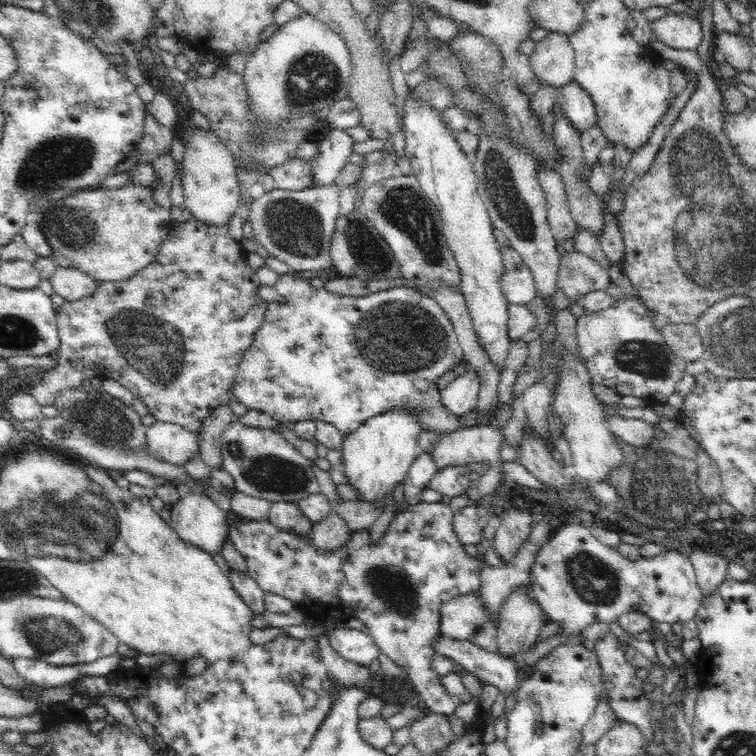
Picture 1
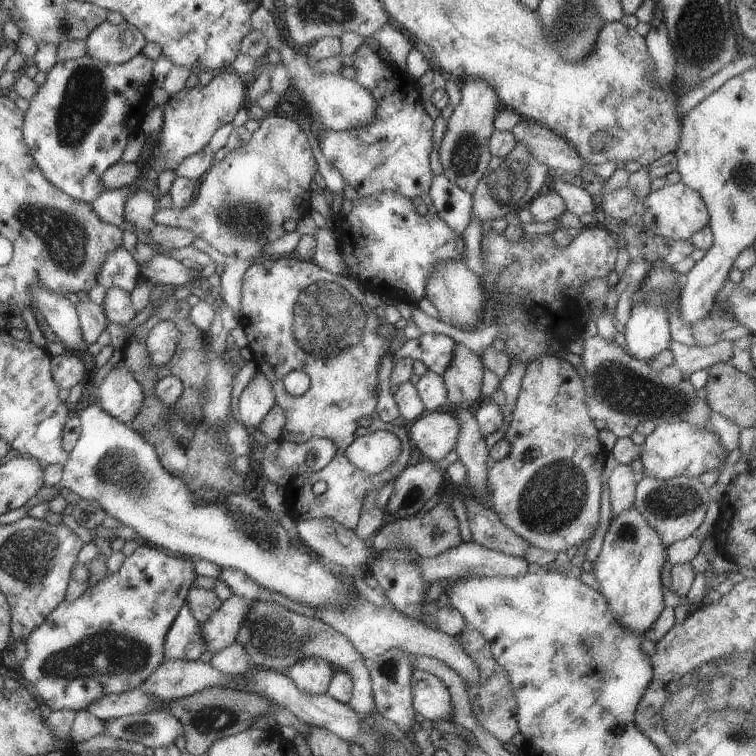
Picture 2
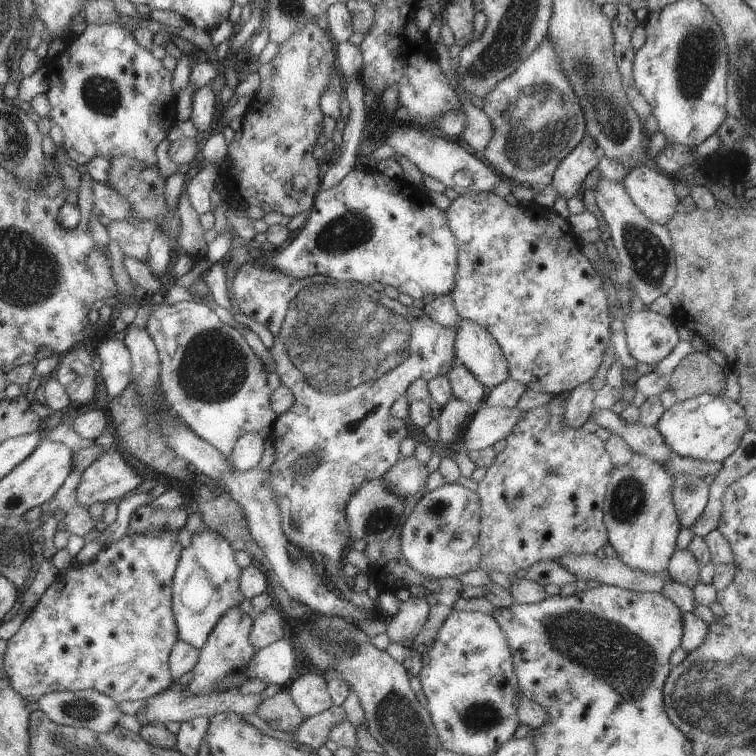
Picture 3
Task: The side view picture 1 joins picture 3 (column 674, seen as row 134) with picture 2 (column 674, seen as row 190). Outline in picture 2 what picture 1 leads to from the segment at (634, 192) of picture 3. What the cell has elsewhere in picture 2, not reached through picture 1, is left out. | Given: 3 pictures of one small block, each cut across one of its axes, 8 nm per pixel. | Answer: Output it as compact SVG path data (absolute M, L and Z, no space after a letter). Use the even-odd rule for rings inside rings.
M666 183L643 199L639 214L645 226L659 237L674 241L689 240L690 236L708 224L709 215L701 195L683 183Z

